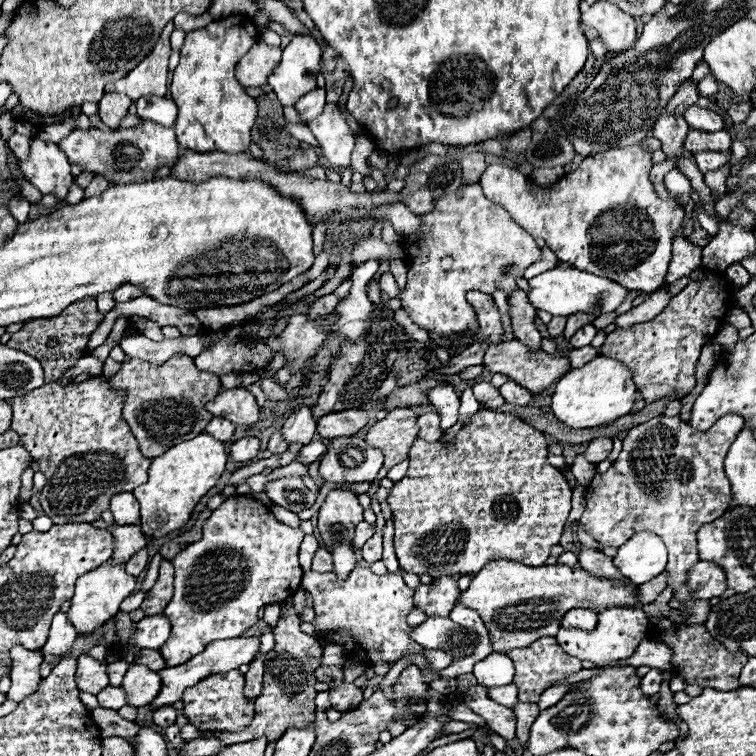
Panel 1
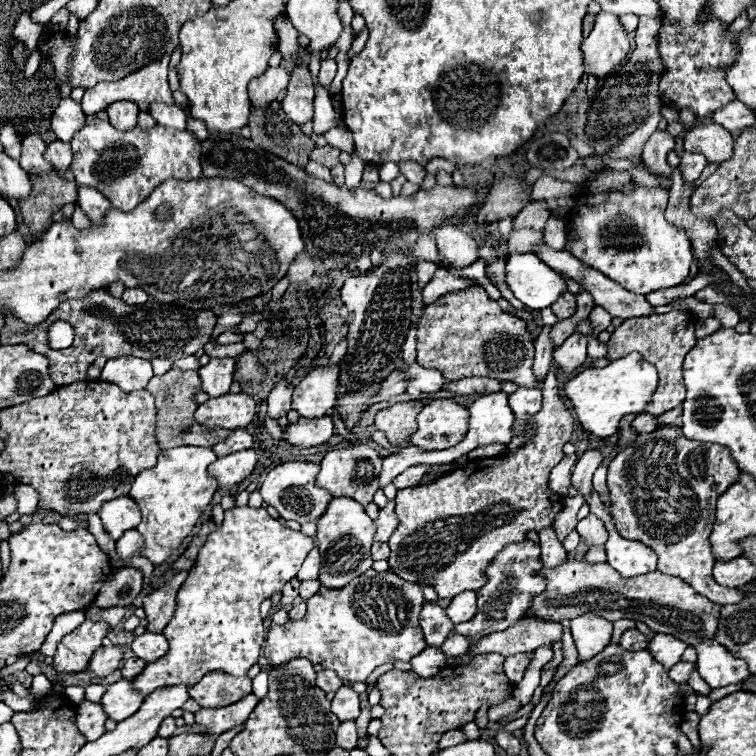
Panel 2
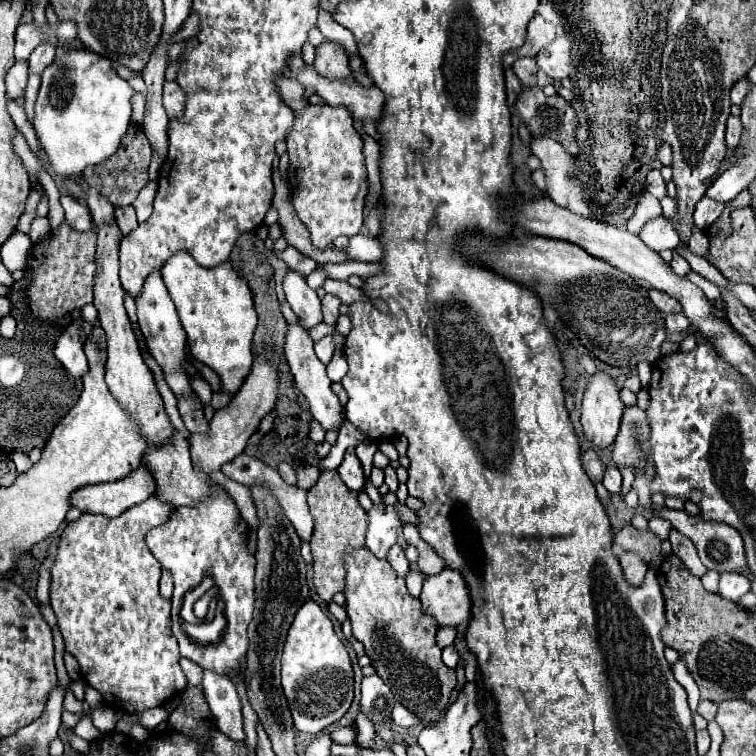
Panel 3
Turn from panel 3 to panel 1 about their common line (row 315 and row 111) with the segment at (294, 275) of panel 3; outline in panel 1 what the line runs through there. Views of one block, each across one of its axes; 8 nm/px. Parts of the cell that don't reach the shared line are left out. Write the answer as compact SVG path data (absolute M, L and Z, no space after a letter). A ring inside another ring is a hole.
M312 90L308 94L304 94L296 104L296 112L298 116L304 120L304 122L310 122L314 118L318 118L324 110L324 104L326 104L326 90Z

